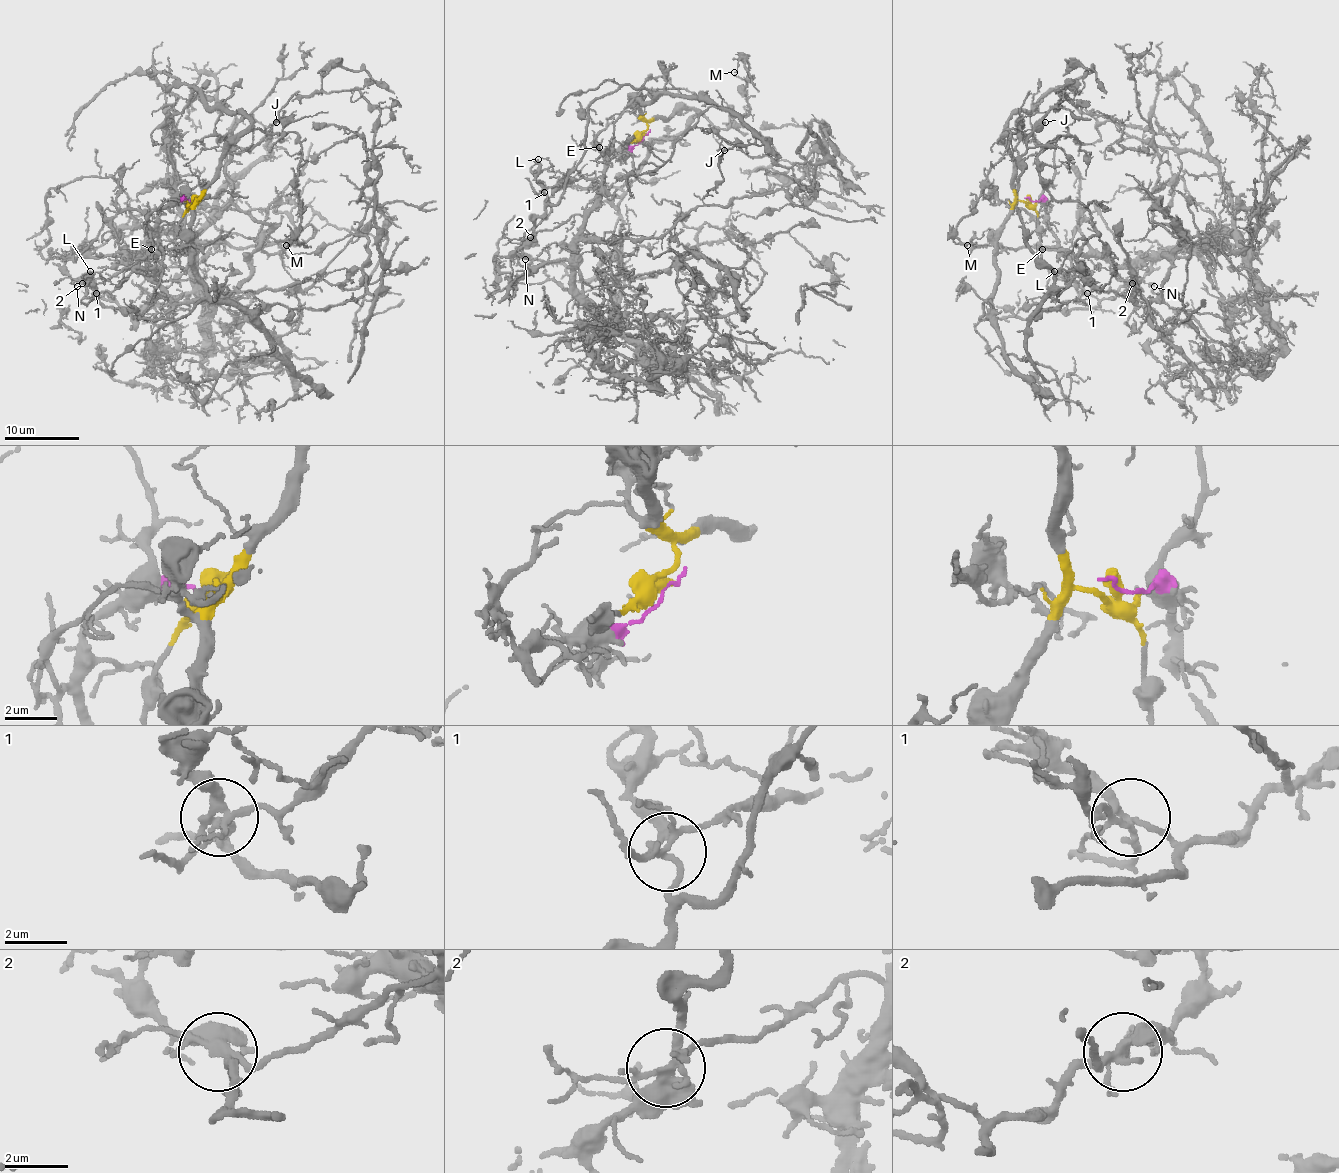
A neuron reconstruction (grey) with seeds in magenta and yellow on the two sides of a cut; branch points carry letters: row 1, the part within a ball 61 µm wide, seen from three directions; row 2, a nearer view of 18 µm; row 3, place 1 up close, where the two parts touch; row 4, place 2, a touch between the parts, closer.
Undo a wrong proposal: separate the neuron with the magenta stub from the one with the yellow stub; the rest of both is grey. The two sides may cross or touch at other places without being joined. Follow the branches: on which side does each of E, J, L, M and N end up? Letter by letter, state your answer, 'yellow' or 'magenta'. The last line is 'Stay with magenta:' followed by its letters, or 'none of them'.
E: magenta
J: yellow
L: yellow
M: yellow
N: yellow
Stay with magenta: E

